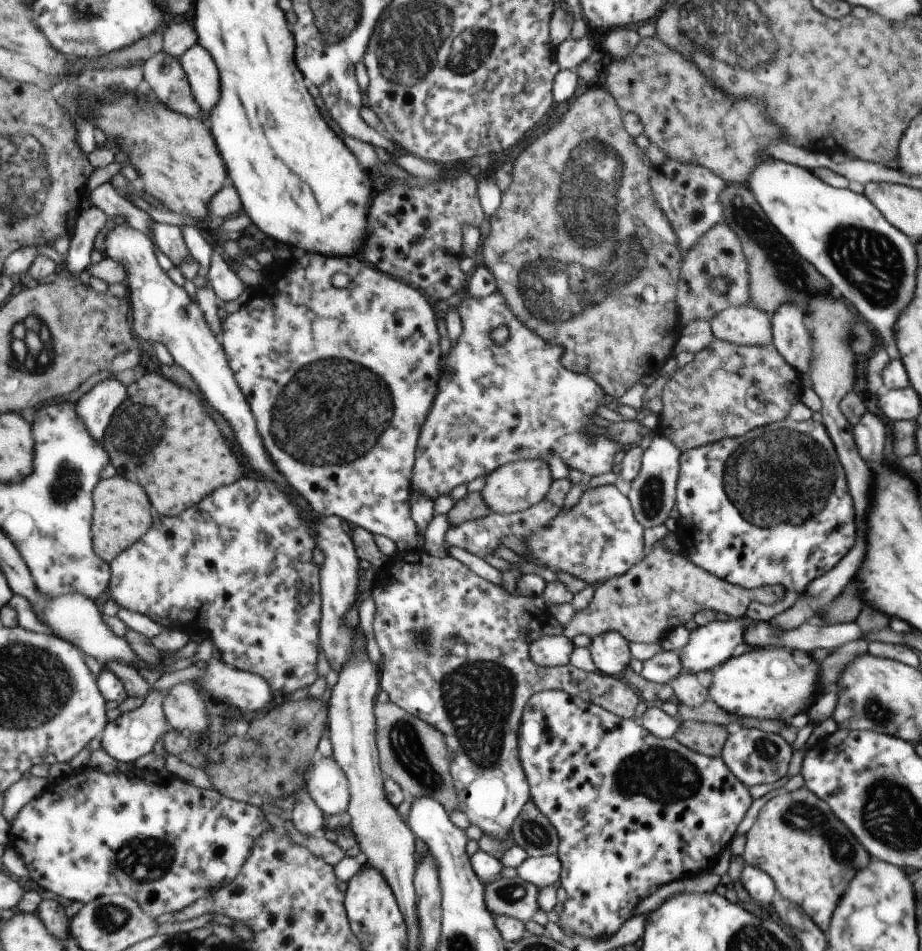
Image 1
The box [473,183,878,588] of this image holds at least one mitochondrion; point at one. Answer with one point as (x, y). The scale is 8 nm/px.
(778, 477)

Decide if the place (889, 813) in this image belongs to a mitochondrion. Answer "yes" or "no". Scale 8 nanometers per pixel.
yes

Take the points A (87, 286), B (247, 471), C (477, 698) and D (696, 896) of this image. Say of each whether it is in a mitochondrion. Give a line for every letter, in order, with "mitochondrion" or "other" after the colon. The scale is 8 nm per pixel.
A: other
B: other
C: mitochondrion
D: other

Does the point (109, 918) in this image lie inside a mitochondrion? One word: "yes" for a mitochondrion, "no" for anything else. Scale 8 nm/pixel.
yes

